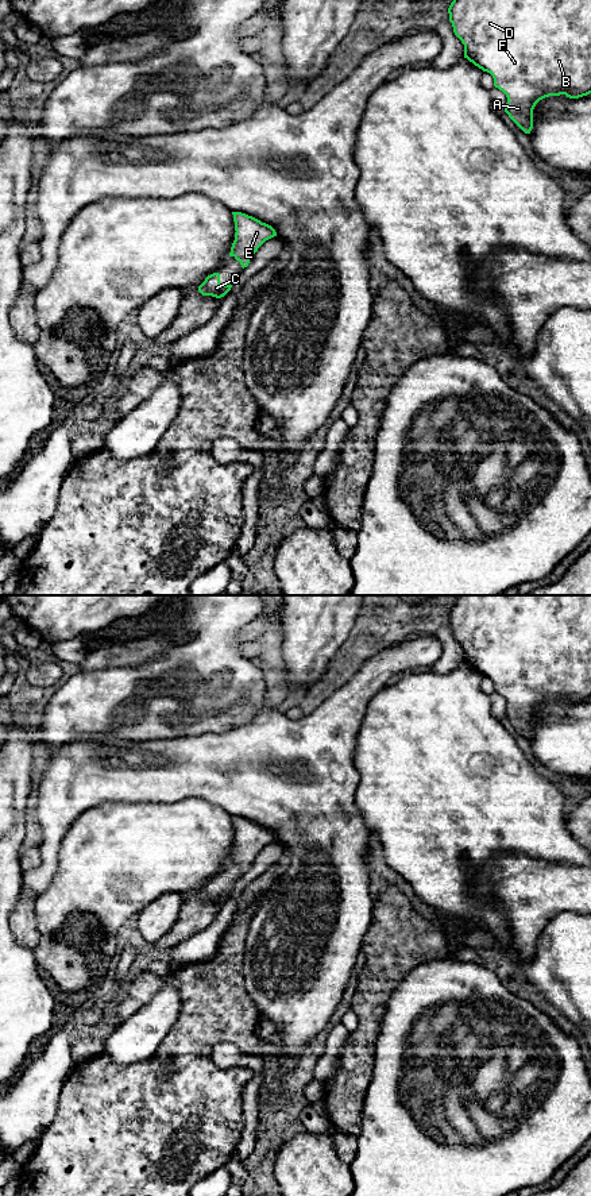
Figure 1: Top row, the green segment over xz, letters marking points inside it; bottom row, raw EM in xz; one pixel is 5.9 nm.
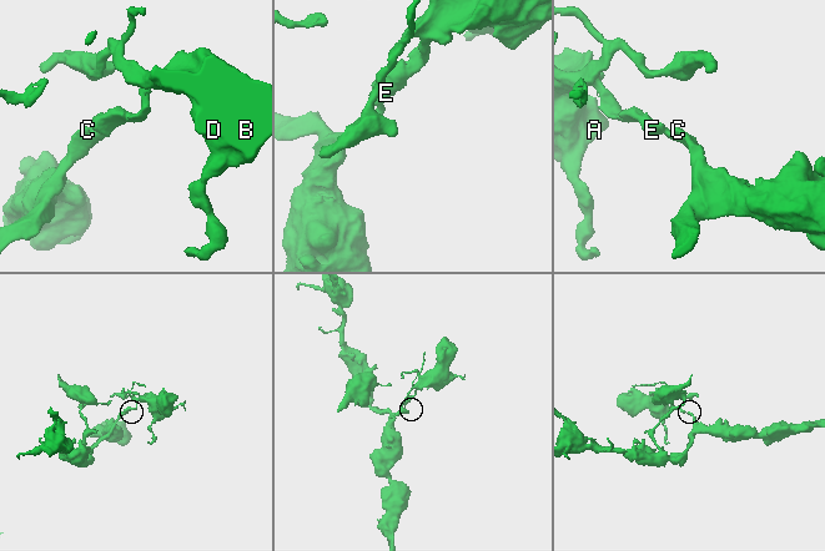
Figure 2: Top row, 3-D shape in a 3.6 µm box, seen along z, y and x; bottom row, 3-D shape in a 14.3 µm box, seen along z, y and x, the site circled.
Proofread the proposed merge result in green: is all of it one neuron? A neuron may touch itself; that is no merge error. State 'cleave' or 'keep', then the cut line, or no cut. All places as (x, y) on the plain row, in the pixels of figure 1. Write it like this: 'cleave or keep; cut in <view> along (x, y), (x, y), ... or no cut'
keep; no cut

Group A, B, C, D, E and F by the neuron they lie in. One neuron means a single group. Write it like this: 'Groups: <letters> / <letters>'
Groups: A B C D E F

